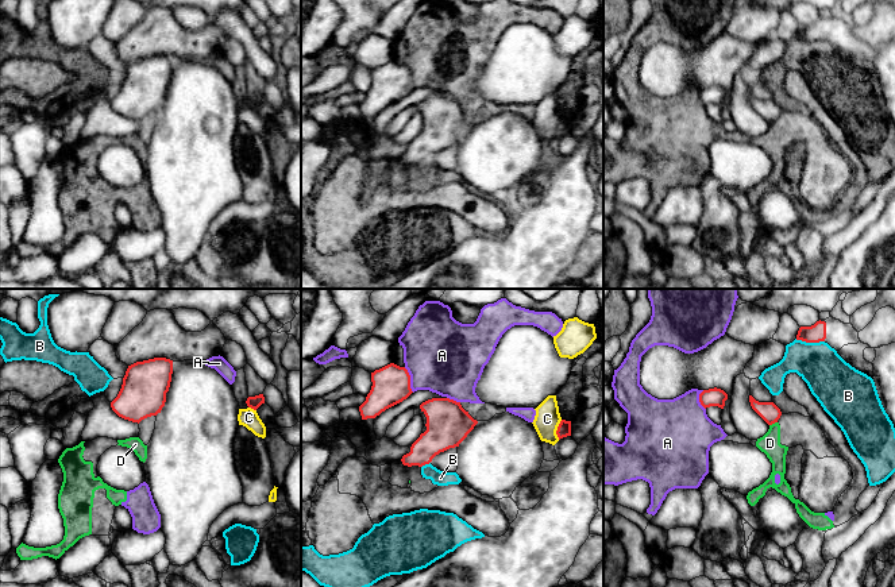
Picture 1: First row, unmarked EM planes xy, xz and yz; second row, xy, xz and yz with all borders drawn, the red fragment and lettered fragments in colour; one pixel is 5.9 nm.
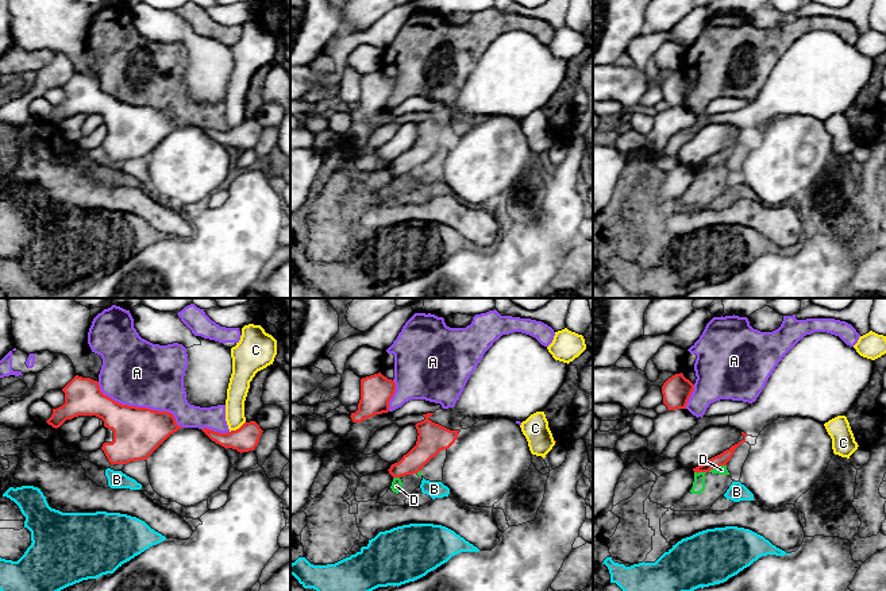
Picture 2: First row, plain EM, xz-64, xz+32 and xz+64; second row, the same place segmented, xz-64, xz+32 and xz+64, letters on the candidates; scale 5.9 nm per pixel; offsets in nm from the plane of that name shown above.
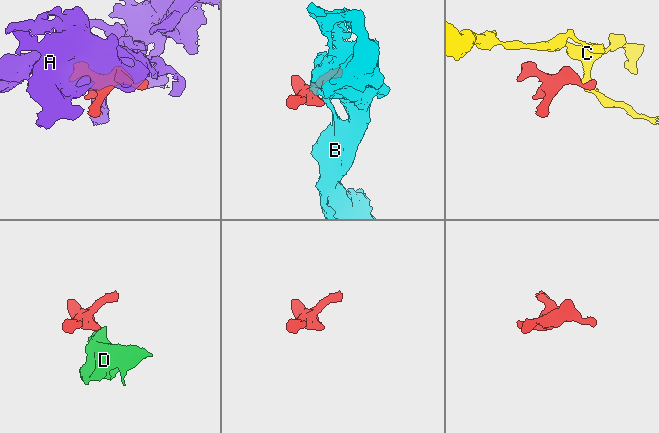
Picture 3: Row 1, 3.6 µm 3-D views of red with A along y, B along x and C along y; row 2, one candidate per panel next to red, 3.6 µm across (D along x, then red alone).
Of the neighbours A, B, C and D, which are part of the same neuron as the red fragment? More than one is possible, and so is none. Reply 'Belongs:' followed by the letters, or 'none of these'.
Belongs: none of these

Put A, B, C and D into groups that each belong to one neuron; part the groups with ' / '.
A D / B / C

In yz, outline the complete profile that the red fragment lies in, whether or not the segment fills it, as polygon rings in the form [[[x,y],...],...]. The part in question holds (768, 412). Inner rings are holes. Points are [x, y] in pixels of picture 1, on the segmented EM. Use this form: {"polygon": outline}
{"polygon": [[[749,395],[749,402],[752,409],[768,424],[772,425],[778,422],[782,416],[780,409],[774,402],[759,402],[752,395]]]}

